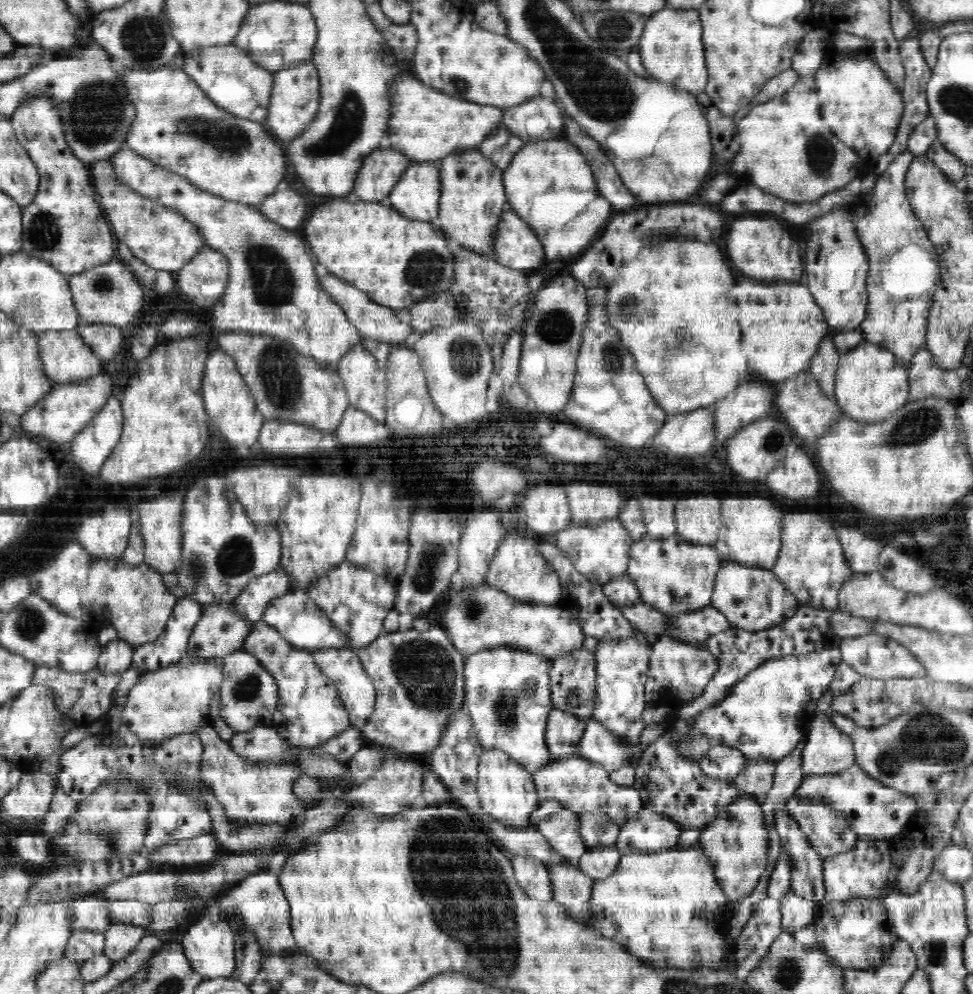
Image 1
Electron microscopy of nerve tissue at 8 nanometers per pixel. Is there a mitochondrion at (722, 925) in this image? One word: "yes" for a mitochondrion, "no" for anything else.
no

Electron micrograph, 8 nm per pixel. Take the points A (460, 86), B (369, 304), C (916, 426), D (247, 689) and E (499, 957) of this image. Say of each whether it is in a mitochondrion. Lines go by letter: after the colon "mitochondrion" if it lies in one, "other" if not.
A: mitochondrion
B: other
C: mitochondrion
D: mitochondrion
E: mitochondrion

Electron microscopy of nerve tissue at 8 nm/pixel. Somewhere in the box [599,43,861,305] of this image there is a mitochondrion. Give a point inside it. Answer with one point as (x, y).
(820, 156)

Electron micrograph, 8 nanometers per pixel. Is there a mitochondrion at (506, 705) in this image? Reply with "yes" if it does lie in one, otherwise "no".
yes

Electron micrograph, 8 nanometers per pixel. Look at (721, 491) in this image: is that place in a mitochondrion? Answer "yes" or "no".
no

